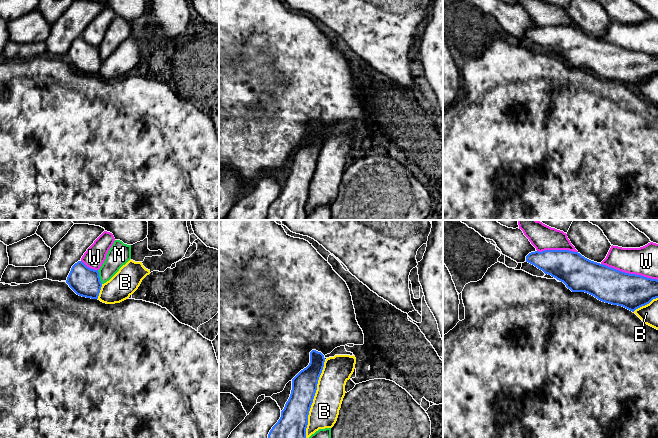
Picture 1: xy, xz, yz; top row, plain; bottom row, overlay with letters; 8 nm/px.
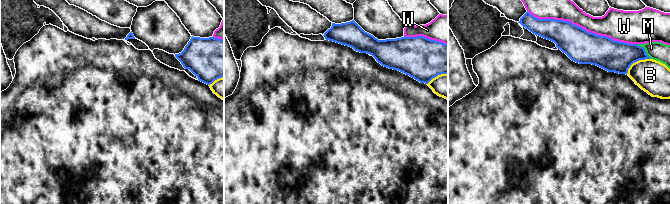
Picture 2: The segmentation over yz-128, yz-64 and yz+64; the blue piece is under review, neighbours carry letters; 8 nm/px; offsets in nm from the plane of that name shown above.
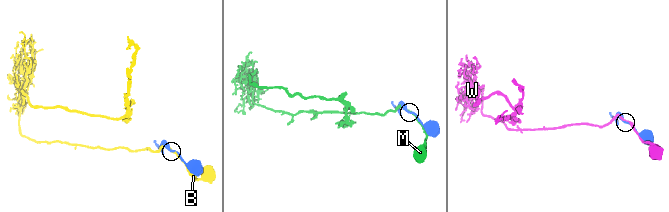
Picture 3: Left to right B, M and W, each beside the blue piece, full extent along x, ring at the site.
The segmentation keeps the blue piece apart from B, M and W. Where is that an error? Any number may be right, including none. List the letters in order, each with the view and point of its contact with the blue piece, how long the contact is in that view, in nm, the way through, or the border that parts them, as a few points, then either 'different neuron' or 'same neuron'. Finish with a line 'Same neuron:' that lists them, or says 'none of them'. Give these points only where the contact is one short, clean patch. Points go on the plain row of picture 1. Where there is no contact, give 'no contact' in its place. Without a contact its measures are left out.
B: meets blue in xz at (313, 174); contact 650 nm long; different neuron
M: meets blue in xy at (99, 53); contact 120 nm long; different neuron
W: meets blue in yz at (628, 49); contact 480 nm long; different neuron
Same neuron: none of them

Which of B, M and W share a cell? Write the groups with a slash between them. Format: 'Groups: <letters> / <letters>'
Groups: B / M / W

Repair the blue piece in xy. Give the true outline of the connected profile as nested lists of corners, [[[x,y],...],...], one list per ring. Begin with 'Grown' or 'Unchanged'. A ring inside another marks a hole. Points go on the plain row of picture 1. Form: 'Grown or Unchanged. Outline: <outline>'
Unchanged. Outline: [[[82,37],[75,39],[66,59],[79,72],[98,75],[102,59],[98,46],[87,43]]]

